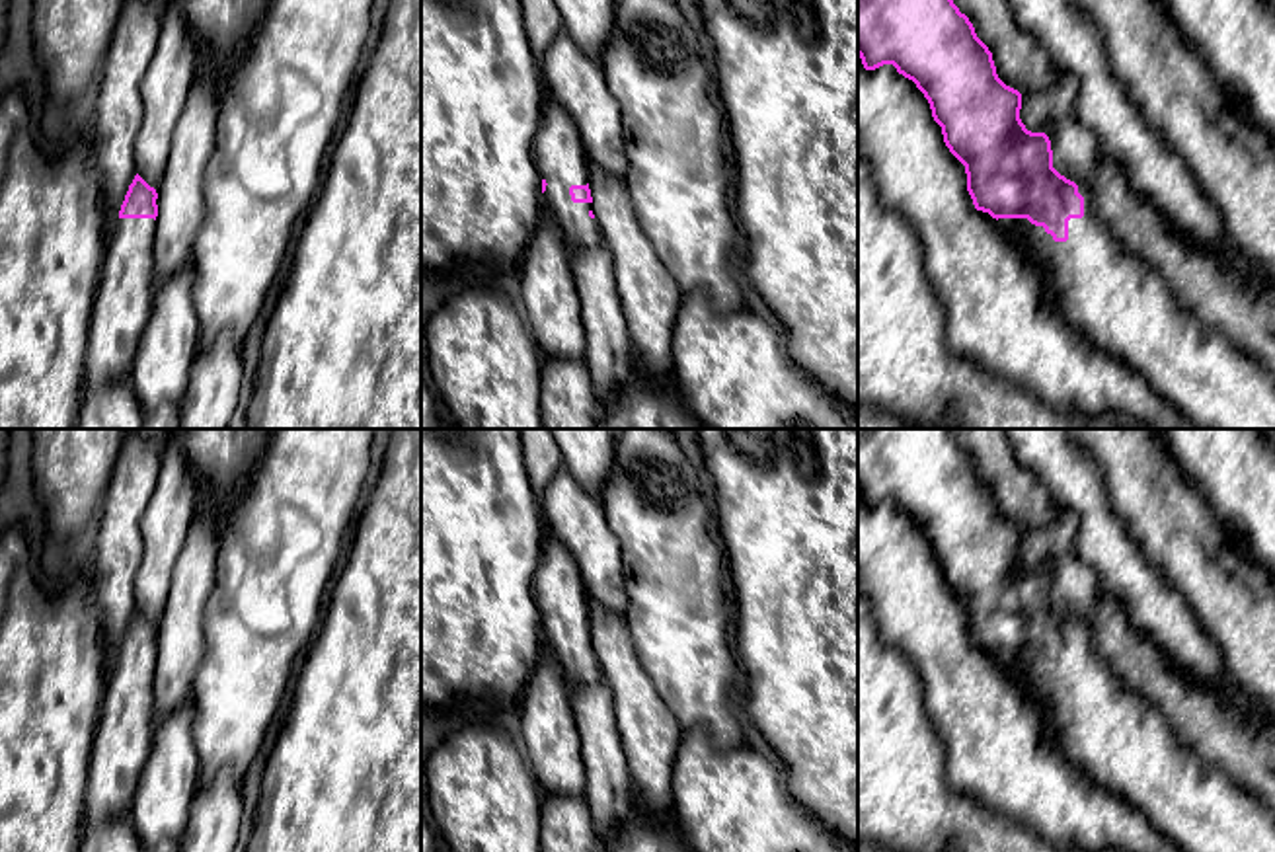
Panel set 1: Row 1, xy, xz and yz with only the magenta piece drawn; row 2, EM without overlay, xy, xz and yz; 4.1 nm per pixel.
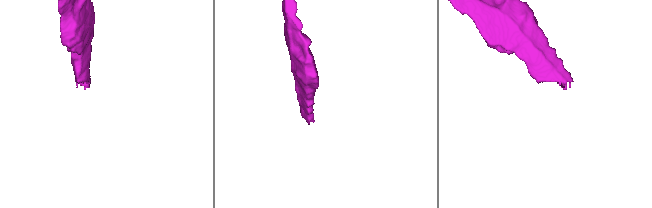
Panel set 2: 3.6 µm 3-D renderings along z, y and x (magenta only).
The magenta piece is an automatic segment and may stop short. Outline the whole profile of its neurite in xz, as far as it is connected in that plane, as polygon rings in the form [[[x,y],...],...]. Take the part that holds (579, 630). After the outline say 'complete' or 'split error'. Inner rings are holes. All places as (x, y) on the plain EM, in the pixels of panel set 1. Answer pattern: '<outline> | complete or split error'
[[[552,536],[544,542],[532,593],[542,614],[544,645],[558,655],[567,690],[602,680],[581,571],[569,550]]] | split error

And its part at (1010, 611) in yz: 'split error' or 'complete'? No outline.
split error

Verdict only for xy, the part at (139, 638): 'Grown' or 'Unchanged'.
Grown

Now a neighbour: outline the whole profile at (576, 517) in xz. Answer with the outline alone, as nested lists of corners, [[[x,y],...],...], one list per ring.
[[[560,470],[540,493],[540,505],[548,536],[569,550],[589,600],[624,614],[630,599],[624,591],[620,540],[608,526],[599,493]]]

